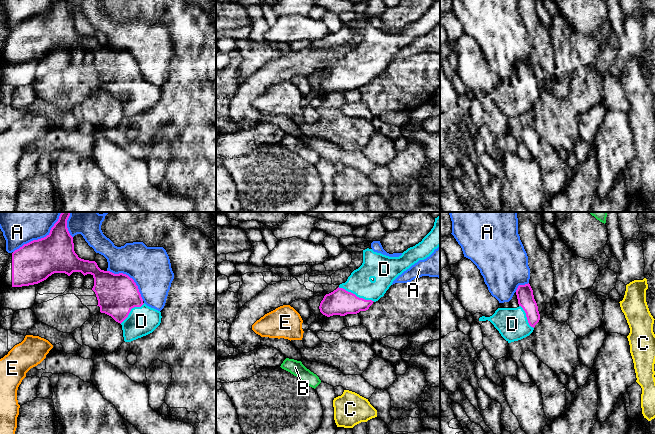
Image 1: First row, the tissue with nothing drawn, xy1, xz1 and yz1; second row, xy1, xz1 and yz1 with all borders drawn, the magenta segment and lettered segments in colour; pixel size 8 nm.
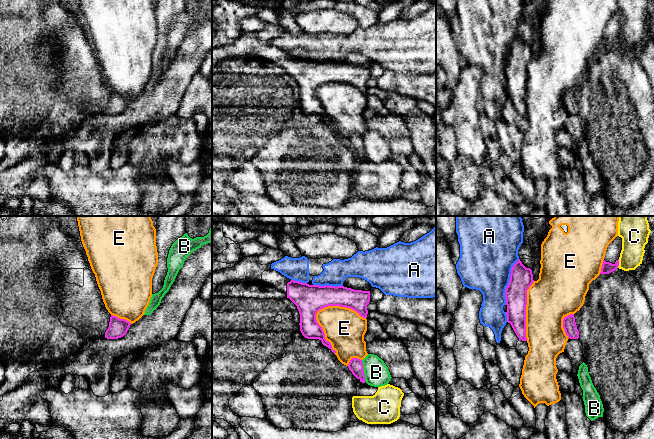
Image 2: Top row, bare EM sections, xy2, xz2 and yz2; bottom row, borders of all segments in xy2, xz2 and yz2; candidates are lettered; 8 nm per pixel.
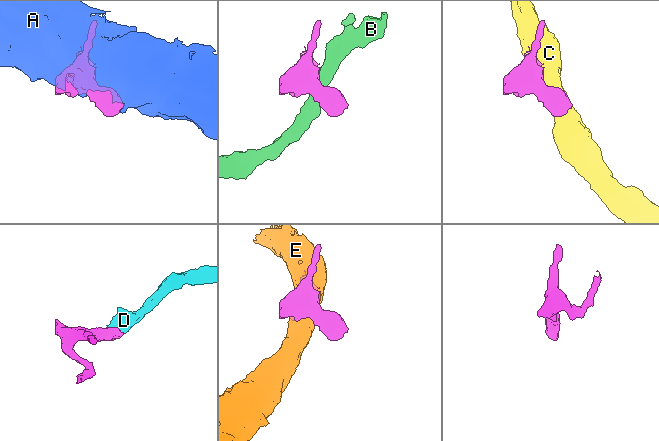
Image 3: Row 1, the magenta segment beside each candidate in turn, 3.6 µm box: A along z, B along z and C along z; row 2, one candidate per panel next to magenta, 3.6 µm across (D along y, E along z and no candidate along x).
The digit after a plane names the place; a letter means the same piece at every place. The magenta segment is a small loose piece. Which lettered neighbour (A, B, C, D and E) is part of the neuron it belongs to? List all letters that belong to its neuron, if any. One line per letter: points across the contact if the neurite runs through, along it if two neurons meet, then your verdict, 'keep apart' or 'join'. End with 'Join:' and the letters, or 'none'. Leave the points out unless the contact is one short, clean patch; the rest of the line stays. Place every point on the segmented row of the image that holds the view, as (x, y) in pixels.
A: keep apart
B: along xz2 (361, 360), (366, 381) | keep apart
C: keep apart
D: across xz1 (340, 302), (355, 295), (359, 291), (359, 283) | join
E: keep apart
Join: D

